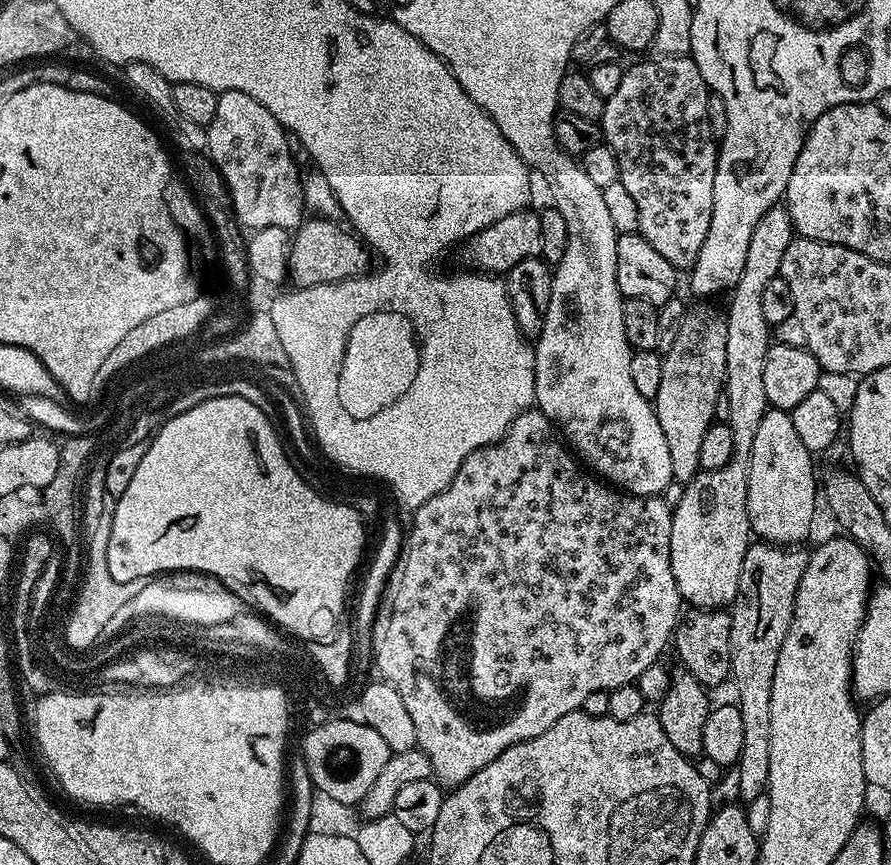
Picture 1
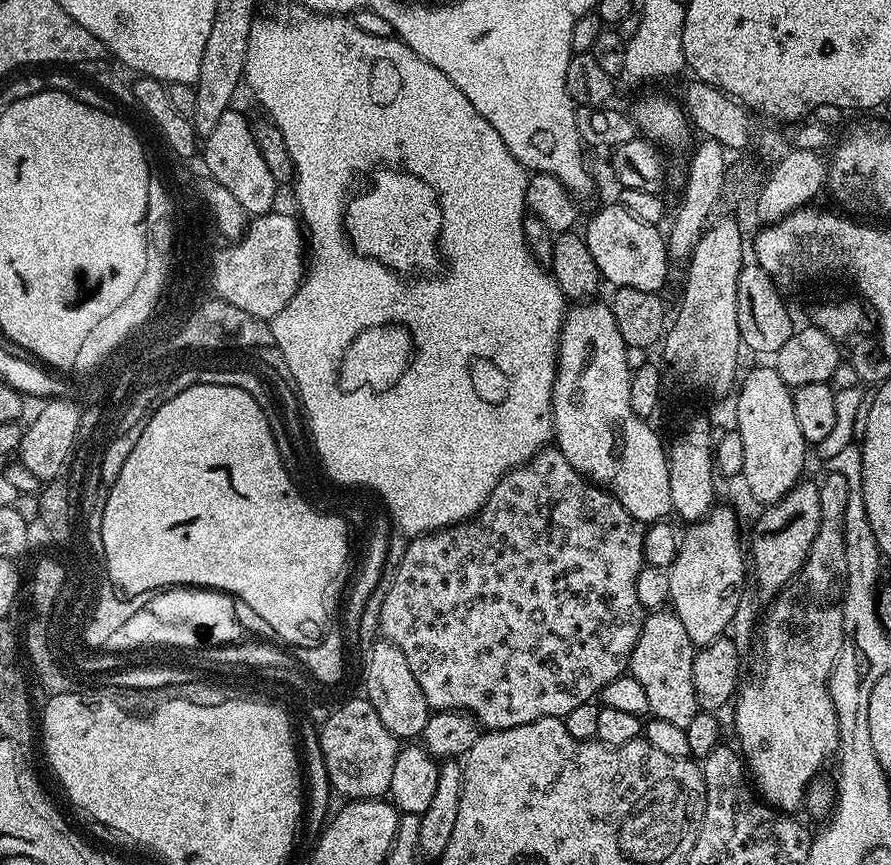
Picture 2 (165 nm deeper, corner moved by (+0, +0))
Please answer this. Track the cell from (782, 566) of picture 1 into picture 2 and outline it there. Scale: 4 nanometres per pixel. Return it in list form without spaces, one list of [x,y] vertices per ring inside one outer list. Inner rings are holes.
[[[798,483],[776,504],[769,504],[763,509],[764,517],[752,532],[750,572],[756,575],[757,590],[767,598],[775,598],[796,578],[810,554],[810,546],[814,543],[822,519],[819,490],[819,483]]]

